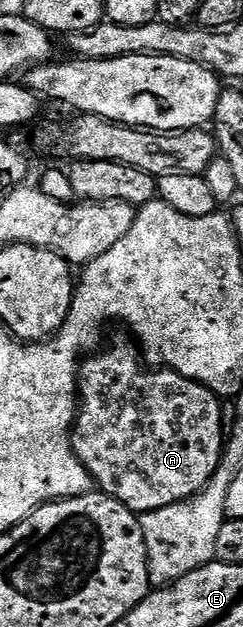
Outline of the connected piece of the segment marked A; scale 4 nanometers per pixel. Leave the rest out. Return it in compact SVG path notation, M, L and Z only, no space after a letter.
M125 337L82 360L77 375L80 400L71 436L75 455L87 467L94 486L140 515L195 496L215 475L227 437L221 426L222 398L206 385L175 371L146 367L138 346Z

